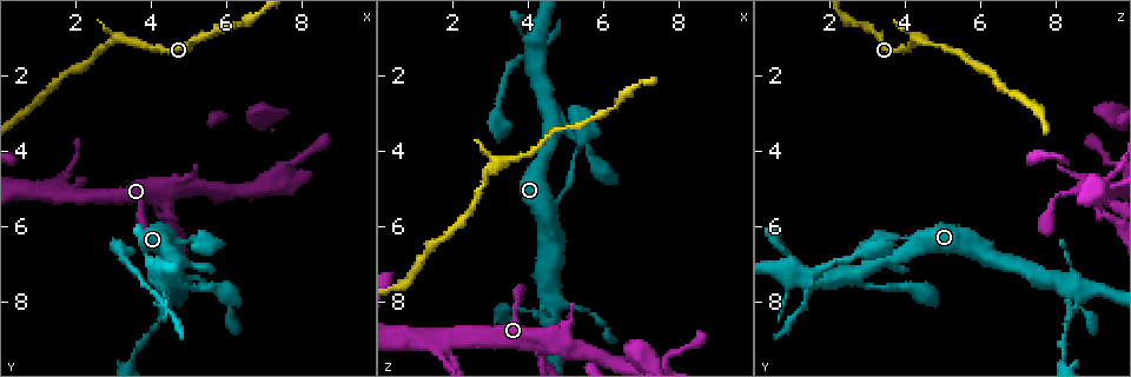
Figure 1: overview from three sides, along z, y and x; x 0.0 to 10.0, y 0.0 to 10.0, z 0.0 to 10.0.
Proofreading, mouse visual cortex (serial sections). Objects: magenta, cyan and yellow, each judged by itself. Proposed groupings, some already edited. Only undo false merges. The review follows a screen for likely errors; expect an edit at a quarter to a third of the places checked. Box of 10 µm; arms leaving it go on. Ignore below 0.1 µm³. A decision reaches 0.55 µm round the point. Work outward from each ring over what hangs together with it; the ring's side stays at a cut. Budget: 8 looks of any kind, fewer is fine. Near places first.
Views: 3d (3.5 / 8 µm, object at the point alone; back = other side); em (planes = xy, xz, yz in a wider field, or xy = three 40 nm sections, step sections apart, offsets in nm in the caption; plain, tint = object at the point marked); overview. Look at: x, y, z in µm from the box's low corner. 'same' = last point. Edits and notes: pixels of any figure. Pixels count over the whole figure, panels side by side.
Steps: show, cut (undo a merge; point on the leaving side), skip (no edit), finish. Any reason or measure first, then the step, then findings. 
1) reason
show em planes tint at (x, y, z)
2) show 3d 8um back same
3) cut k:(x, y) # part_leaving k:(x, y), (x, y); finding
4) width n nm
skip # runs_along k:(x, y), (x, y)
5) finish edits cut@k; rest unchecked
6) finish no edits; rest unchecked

abrupt turn
show 3d 3.5um at (3.05, 1.05, 4.40)

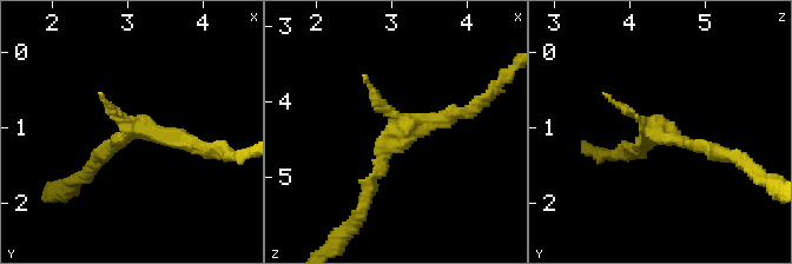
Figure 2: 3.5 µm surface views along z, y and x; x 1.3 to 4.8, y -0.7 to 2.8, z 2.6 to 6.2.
show em xy step 2 tint at (3.05, 1.00, 4.40)

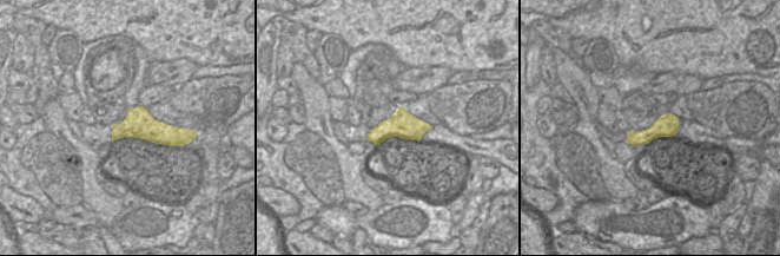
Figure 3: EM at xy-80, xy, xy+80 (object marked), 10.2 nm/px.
skip # runs_along 2:(464, 112), (395, 130), (367, 193); all the same cell

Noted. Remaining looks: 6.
small branch off a trunk
show 3d 3.5um at (1.50, 5.20, 9.00)

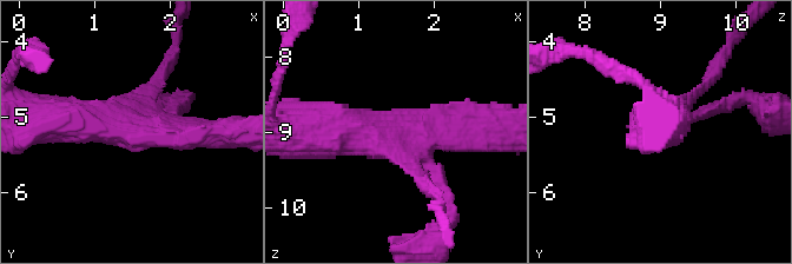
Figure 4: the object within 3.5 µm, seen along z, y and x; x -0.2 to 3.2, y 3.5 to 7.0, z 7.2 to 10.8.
arms 4; arm_widths 150, 200, 350, 600 nm
show em planes tint at (1.50, 5.15, 9.10)

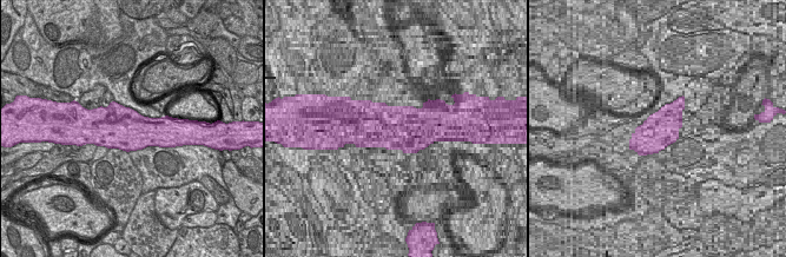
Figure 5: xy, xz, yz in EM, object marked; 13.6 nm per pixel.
skip # runs_along 4:(212, 136), (53, 121); continuous, no second cell

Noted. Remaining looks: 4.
side arm on a straight run
show 3d 8um at (4.50, 7.20, 2.70)

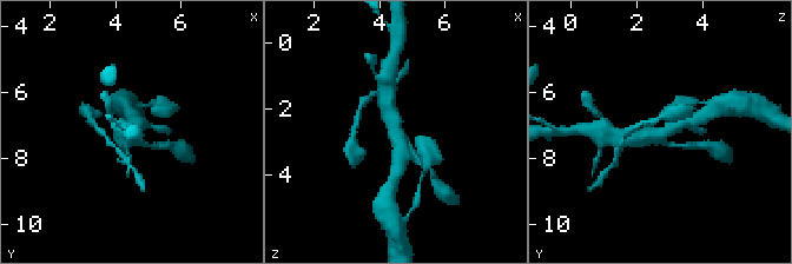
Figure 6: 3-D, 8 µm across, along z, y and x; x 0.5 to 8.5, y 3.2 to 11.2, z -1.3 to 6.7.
arms 3; arm_widths 150, 400, 450 nm; need the tissue
show em xy step 5 tint same

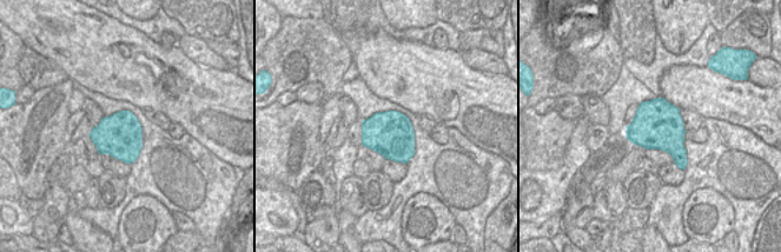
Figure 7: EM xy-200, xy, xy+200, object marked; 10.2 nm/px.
skip # runs_along 6:(690, 119), (661, 134), (629, 137); continuous, no second cell

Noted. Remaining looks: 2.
finish no edits; rest unchecked

